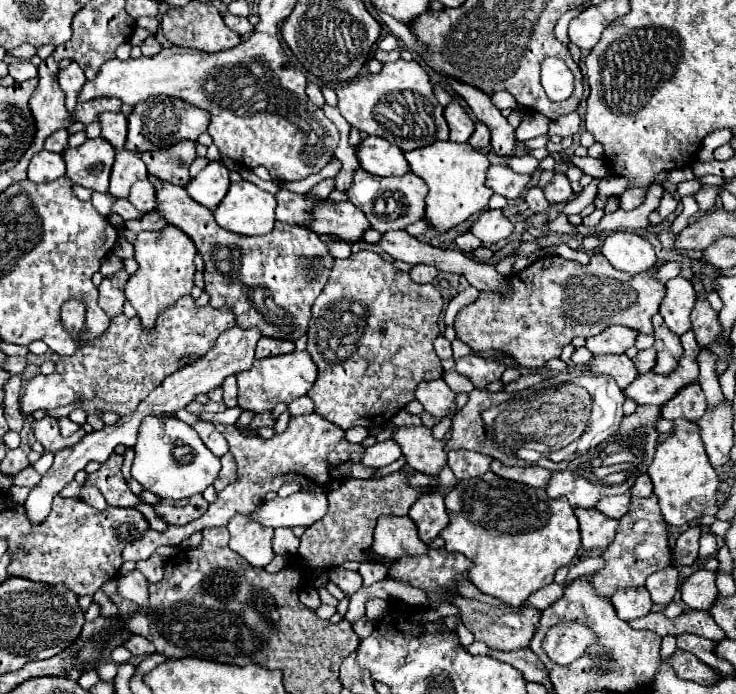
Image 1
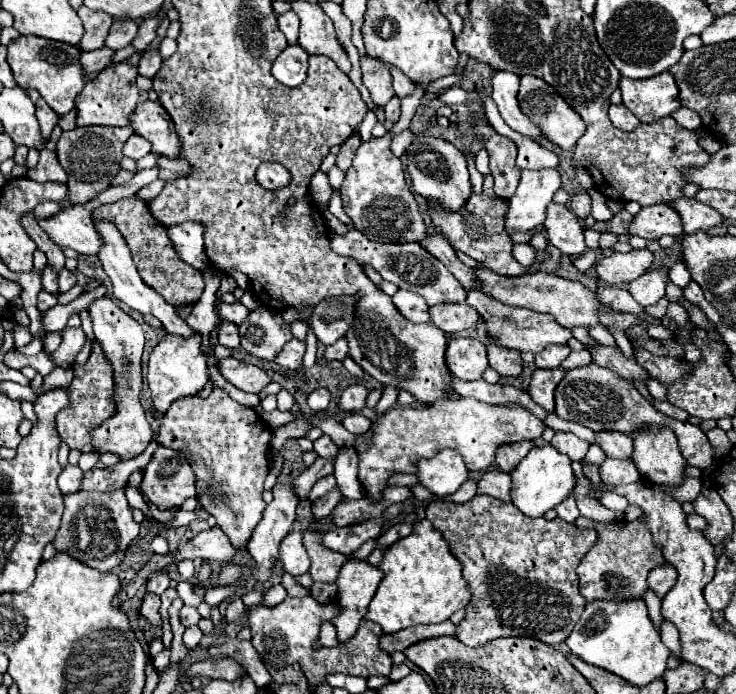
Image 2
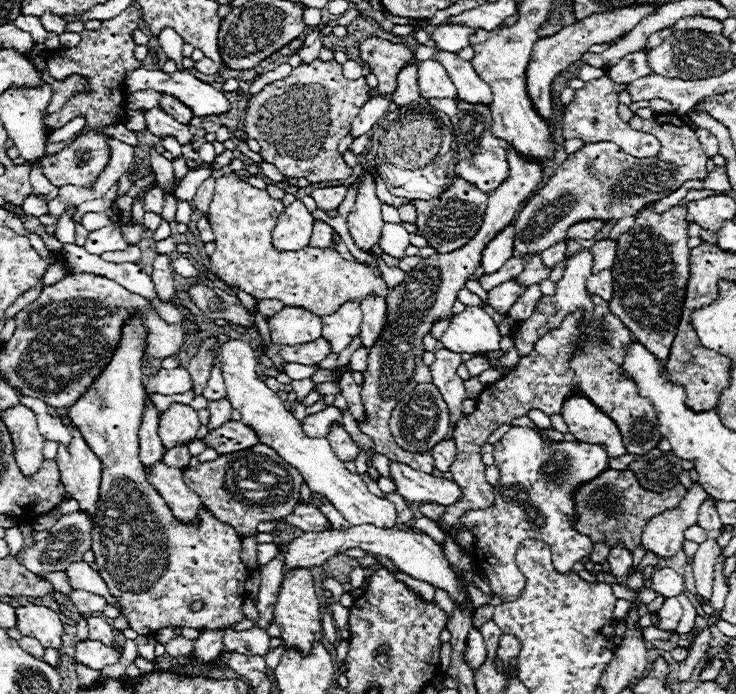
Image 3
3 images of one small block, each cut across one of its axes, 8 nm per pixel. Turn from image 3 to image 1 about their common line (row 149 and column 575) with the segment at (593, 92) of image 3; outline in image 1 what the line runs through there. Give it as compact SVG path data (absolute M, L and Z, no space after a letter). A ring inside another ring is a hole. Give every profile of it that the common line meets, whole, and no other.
M564 620L552 626L552 630L548 630L544 650L556 664L570 664L582 658L596 640L598 636L588 626Z

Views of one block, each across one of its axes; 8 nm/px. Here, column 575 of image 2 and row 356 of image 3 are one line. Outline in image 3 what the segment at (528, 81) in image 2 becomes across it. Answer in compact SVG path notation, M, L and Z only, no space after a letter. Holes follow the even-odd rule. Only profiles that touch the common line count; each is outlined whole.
M138 314L130 316L120 334L120 342L110 358L110 364L100 372L100 378L90 384L90 388L66 410L74 426L86 438L88 446L98 454L102 462L102 482L100 500L96 508L96 520L92 528L92 552L100 576L104 578L108 590L124 606L124 614L130 620L130 628L138 634L154 634L168 626L188 626L196 630L204 628L232 628L246 616L242 604L246 600L244 582L248 578L248 568L240 560L240 536L232 526L218 522L208 510L200 510L200 524L186 526L172 516L172 510L164 498L148 482L144 466L140 464L140 440L138 430L142 414L146 408L146 392L142 386L142 364L146 348L146 328ZM194 602L202 602L202 610L192 610Z

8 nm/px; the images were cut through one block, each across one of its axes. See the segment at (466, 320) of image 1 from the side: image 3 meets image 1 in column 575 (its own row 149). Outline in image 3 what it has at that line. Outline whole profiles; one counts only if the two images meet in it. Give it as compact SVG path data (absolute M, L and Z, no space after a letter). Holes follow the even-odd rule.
M314 60L310 64L300 64L292 68L290 76L284 80L276 80L268 84L260 94L250 98L246 116L244 116L244 132L248 138L258 140L260 156L264 162L276 166L288 178L304 176L310 182L324 182L324 180L346 180L352 174L352 168L342 160L338 154L338 142L350 134L354 118L360 114L360 108L370 98L370 86L366 78L348 80L342 76L342 66L336 60Z

